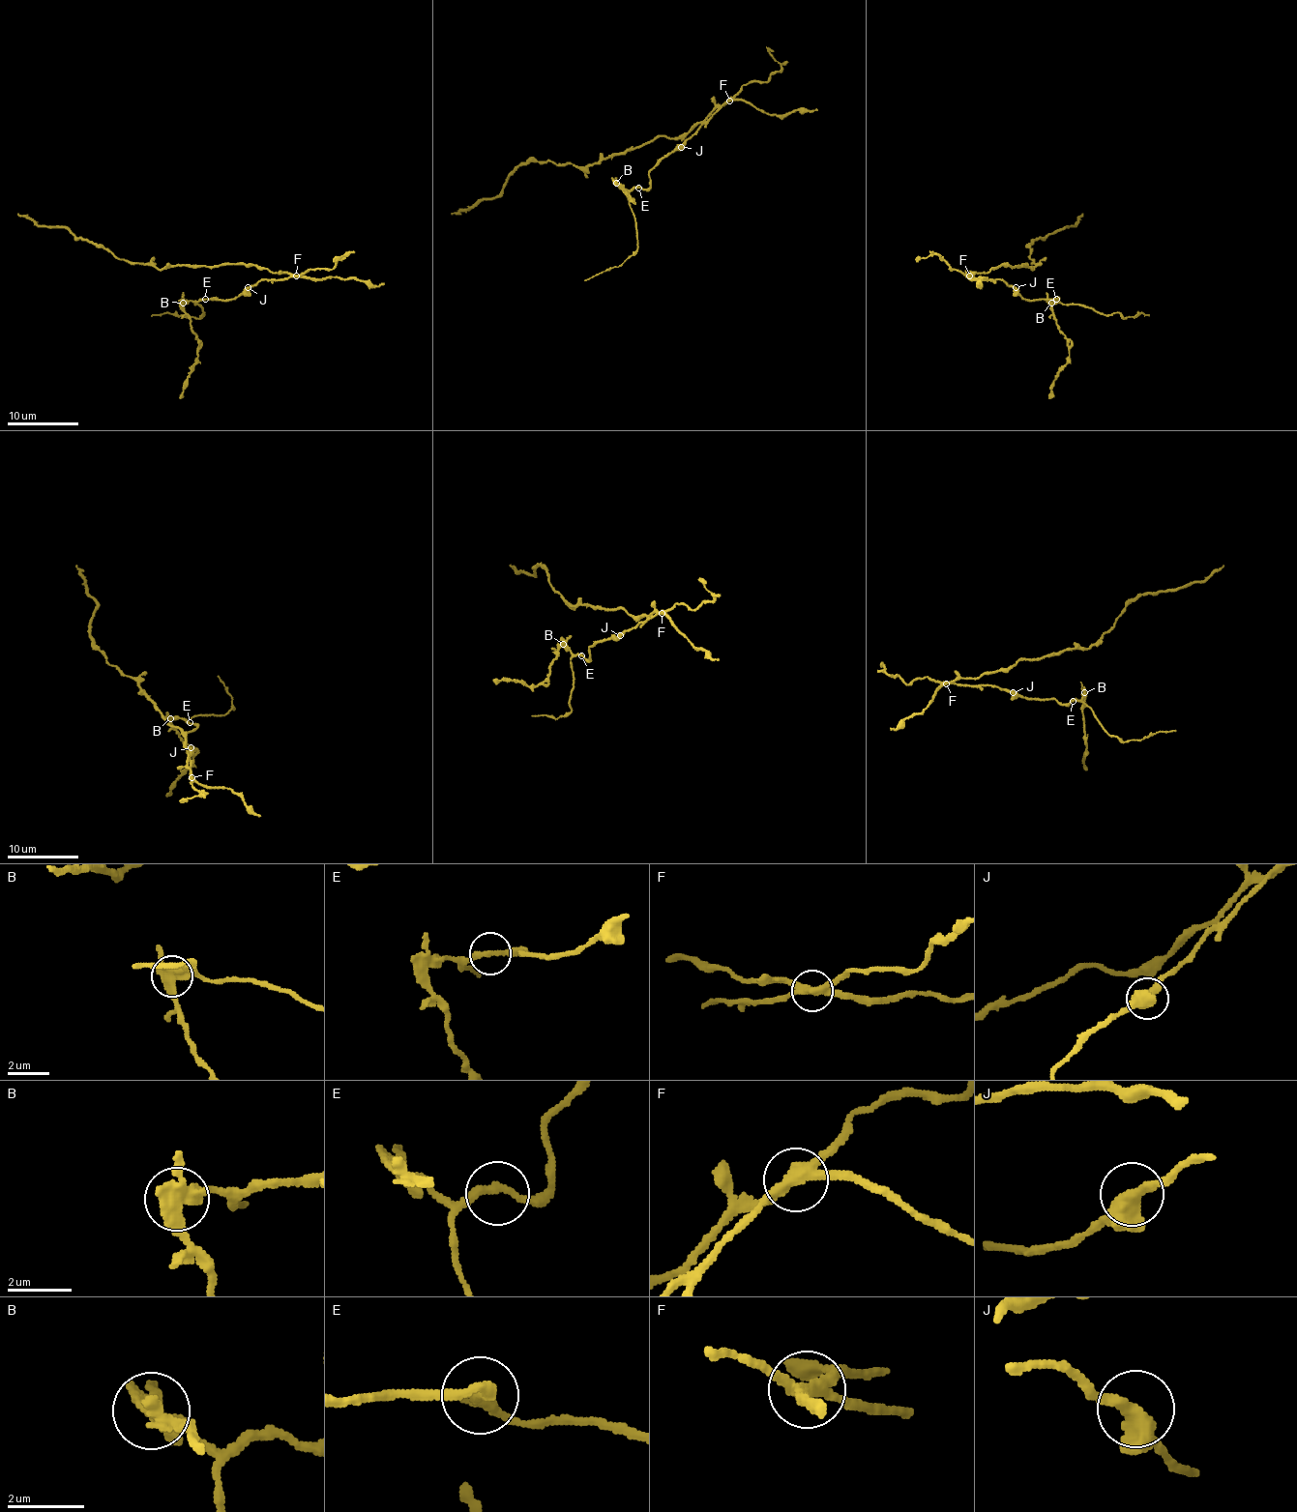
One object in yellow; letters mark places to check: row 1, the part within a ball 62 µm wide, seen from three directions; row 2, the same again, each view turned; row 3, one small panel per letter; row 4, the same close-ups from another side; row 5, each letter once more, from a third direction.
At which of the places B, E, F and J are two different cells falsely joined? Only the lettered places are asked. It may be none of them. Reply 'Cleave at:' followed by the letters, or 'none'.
Cleave at: B, F

